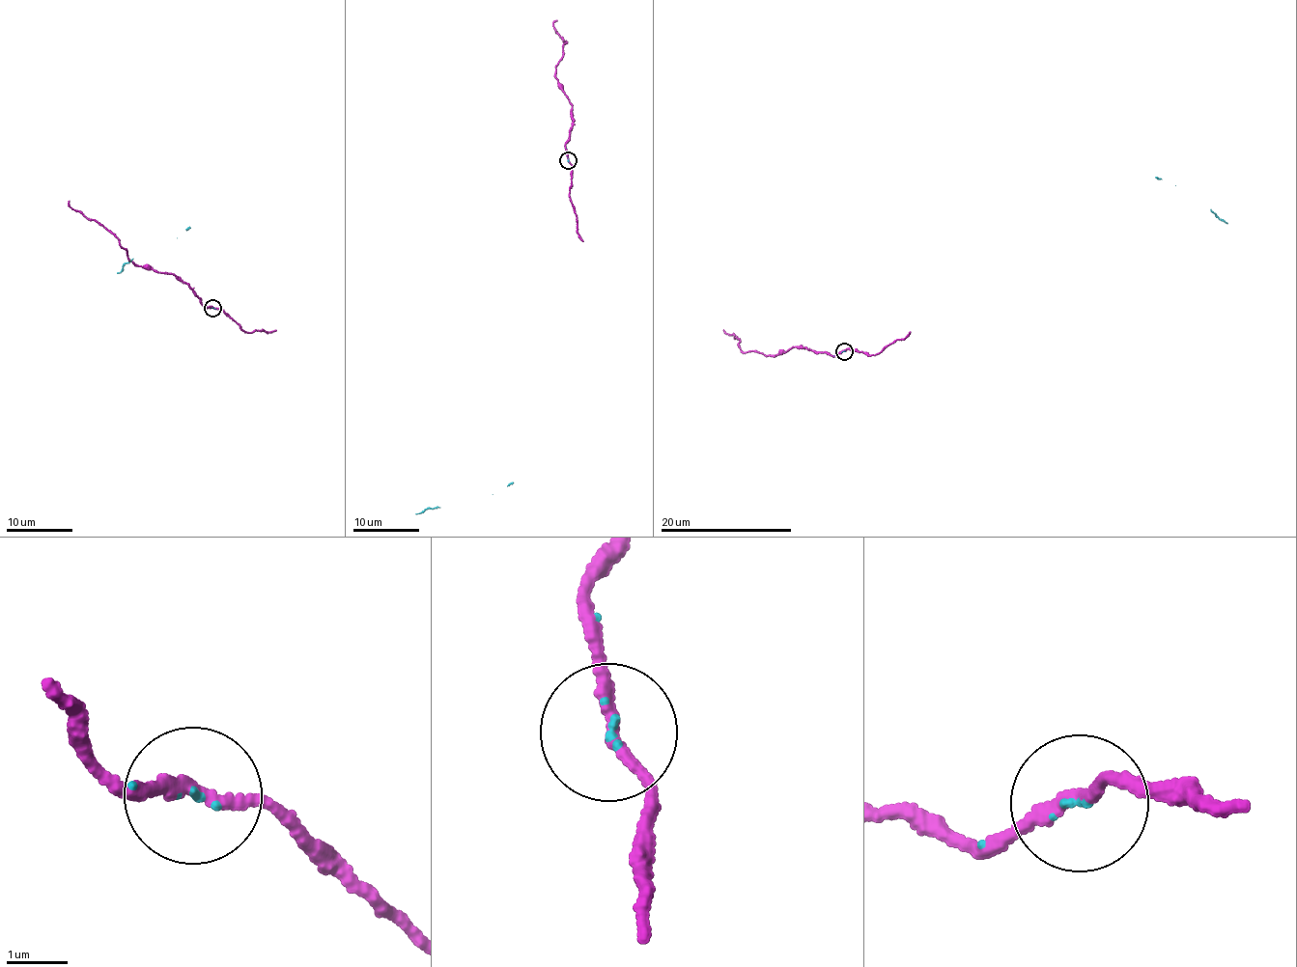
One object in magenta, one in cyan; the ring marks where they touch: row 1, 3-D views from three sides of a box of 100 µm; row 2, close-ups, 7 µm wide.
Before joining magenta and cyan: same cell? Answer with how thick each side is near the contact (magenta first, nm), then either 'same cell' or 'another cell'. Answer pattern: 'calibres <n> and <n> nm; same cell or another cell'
calibres 190 and 70 nm; same cell

